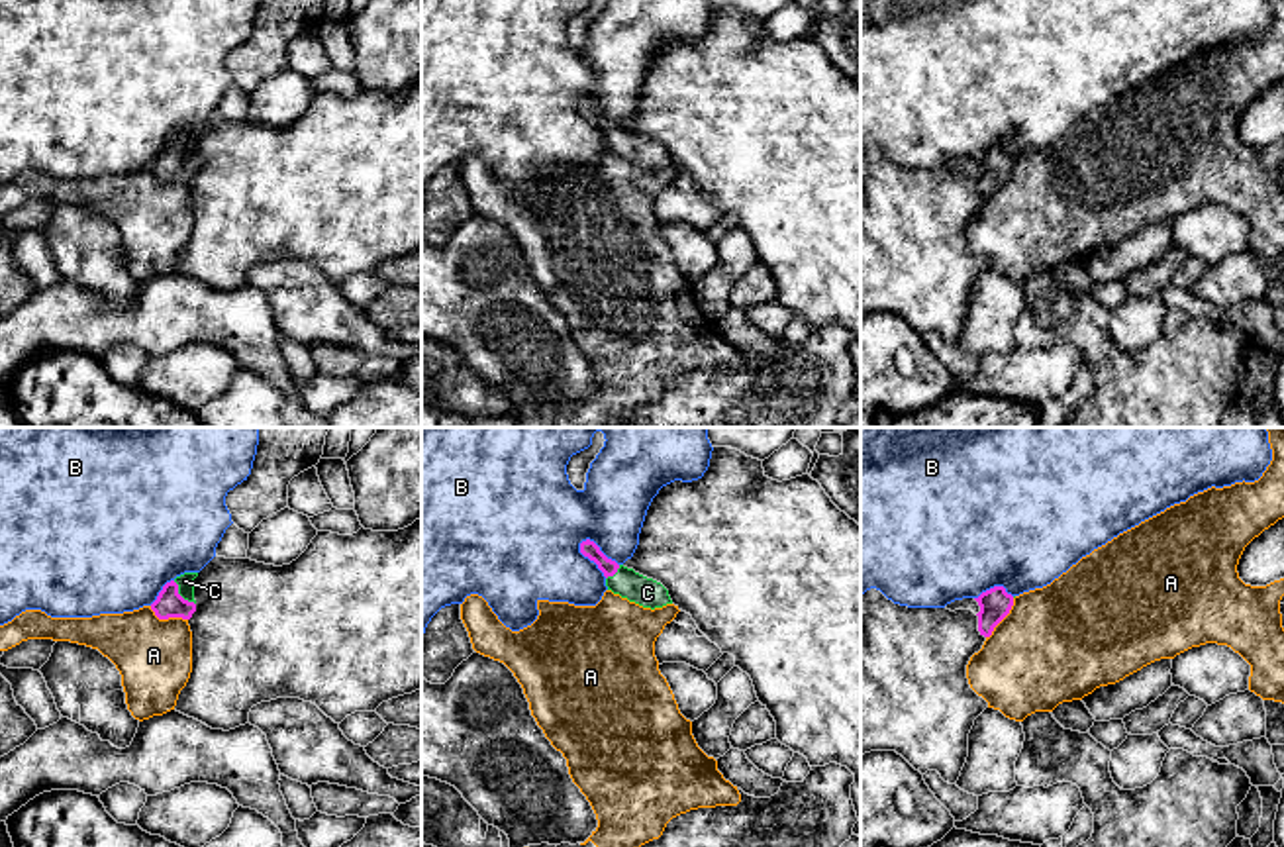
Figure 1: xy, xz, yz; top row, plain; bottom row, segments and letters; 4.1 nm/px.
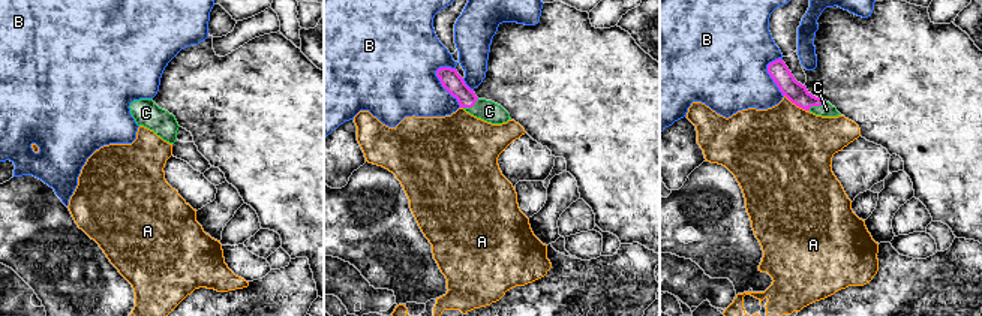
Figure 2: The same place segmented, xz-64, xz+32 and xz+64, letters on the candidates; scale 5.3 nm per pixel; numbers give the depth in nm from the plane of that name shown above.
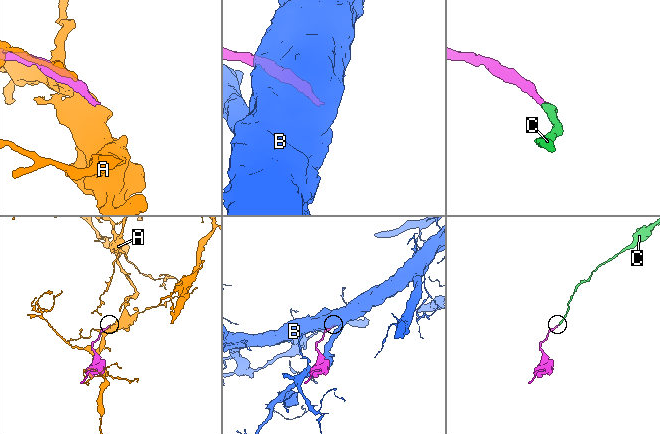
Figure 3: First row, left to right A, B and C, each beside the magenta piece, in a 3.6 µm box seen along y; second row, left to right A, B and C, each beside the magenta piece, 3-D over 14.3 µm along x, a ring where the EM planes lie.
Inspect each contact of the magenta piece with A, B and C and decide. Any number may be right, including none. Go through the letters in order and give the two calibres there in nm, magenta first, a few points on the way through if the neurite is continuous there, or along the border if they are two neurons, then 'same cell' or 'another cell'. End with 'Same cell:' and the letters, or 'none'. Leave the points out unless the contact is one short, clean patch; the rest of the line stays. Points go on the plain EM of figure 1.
A: 110/300 nm | another cell
B: 70/360 nm | another cell
C: 110/70 nm | across xy (169, 163), (179, 155), (185, 142) | same cell
Same cell: C

